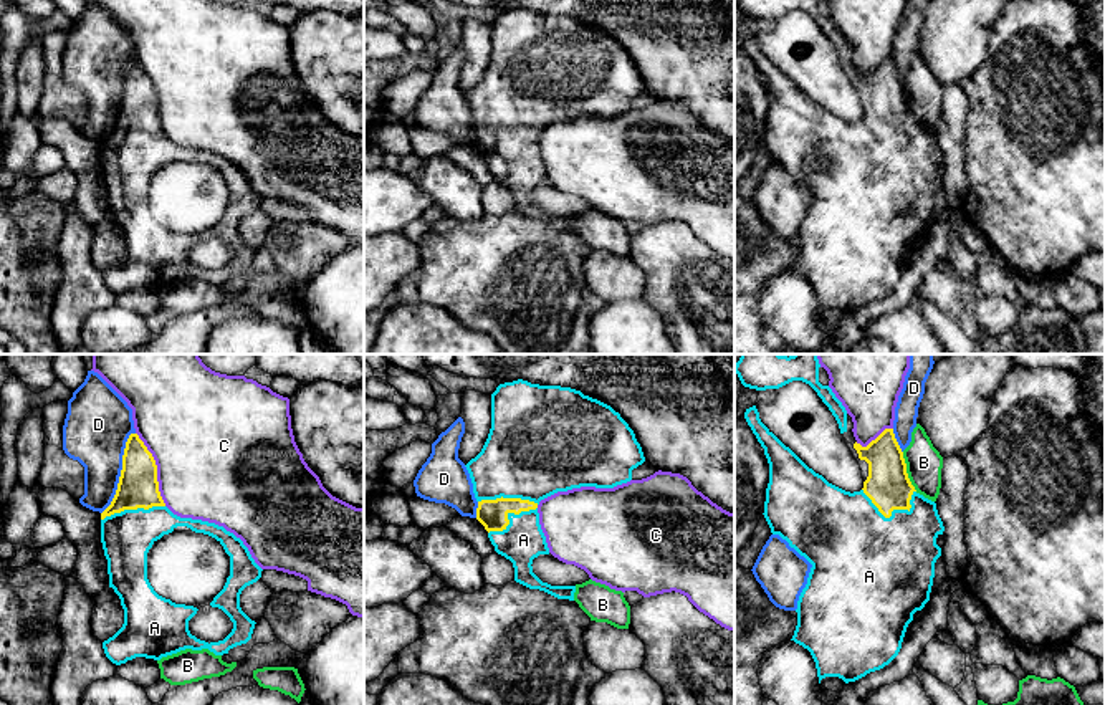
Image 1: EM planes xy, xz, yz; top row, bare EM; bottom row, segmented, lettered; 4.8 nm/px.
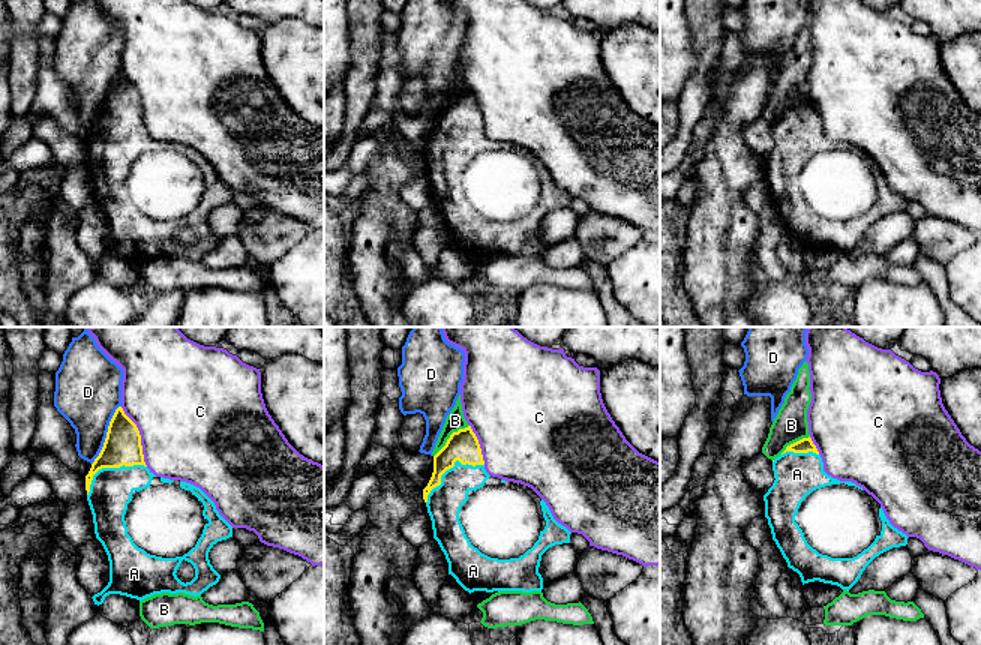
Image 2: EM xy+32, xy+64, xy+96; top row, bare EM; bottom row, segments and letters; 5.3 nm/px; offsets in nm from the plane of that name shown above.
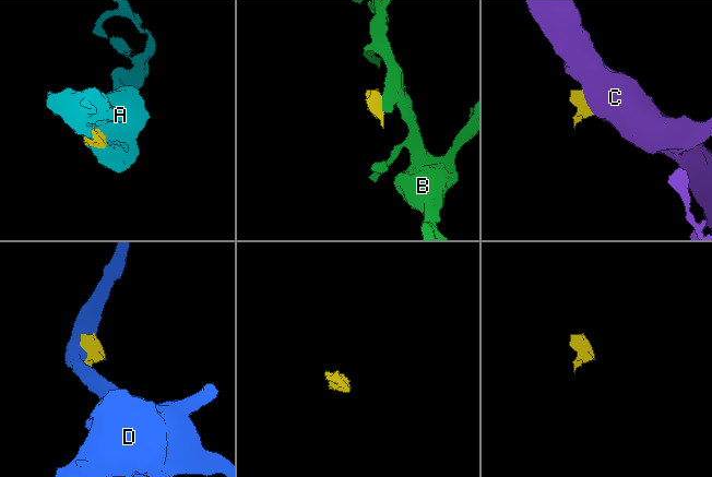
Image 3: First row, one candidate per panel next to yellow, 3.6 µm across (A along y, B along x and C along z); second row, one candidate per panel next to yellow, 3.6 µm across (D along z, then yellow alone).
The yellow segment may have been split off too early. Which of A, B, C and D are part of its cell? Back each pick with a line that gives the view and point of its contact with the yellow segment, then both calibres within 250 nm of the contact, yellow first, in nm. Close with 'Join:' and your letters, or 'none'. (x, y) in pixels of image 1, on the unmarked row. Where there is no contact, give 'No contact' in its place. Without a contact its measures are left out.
A: Touches yellow at yz (890, 143). Thickness 220 nm (yellow) against 460 nm
Join: A

